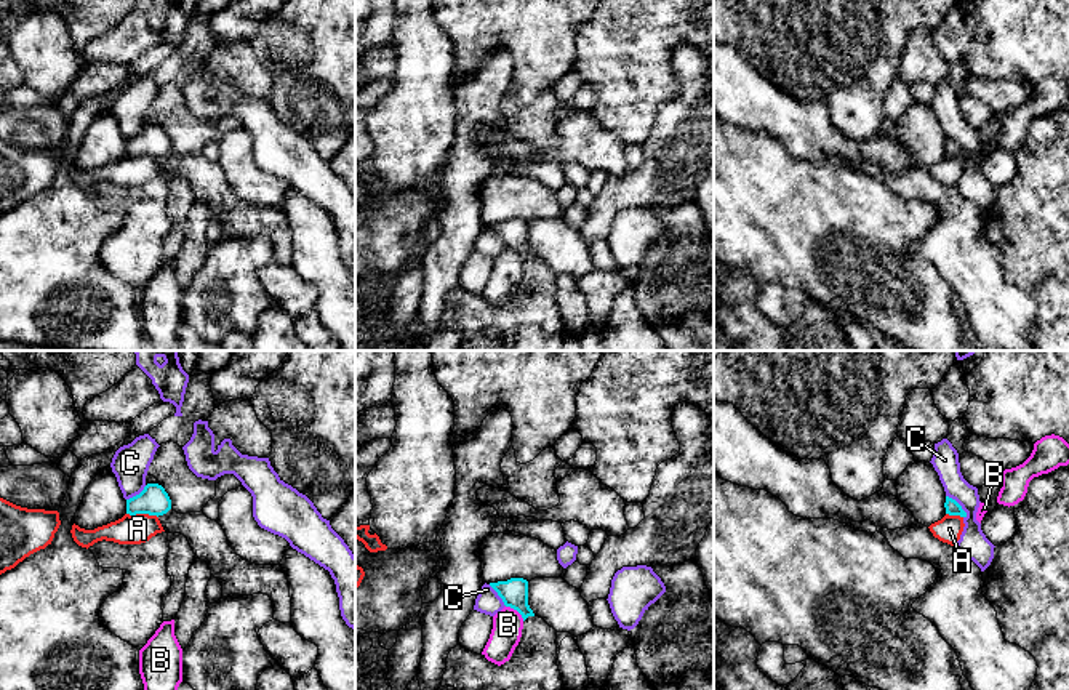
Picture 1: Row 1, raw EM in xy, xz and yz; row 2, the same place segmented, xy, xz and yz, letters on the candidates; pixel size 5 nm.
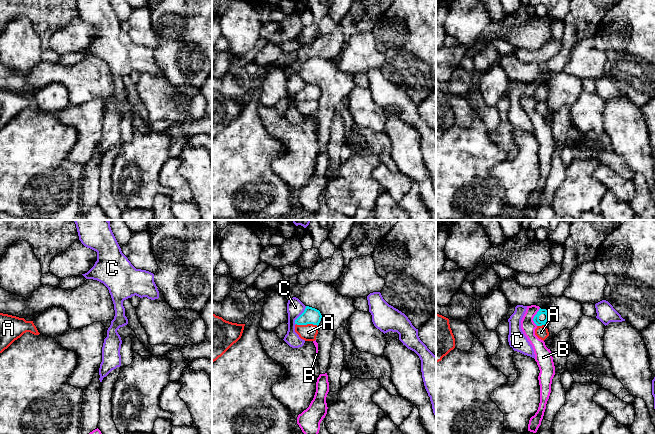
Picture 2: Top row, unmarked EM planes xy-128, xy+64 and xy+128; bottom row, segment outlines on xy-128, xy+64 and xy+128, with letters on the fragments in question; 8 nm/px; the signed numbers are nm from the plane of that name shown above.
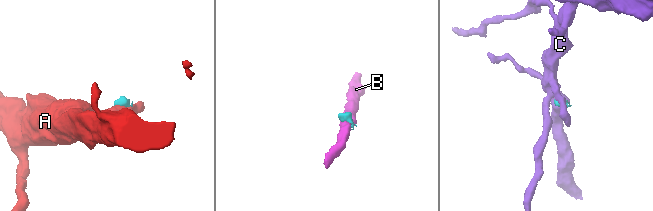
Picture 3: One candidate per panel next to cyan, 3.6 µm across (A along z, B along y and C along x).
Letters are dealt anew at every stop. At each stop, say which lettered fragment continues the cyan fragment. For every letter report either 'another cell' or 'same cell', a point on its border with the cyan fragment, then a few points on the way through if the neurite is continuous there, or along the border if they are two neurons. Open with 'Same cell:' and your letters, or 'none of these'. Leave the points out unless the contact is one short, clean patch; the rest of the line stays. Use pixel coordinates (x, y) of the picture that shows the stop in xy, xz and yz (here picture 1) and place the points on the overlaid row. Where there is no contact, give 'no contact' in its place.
Same cell: none of these
A: another cell; contact xy (143, 513); border xy (127, 513), (154, 514), (157, 517)
B: another cell; contact xz (516, 609); border xz (506, 605), (512, 607), (524, 620)
C: another cell; contact yz (959, 505); border yz (946, 495), (960, 506), (965, 517)

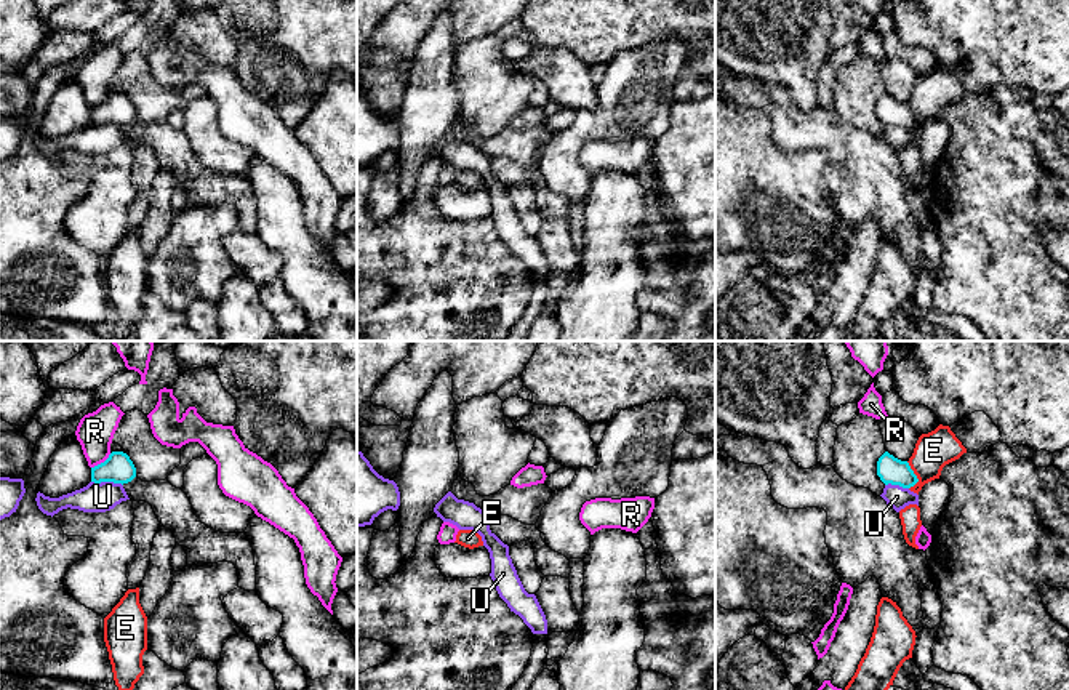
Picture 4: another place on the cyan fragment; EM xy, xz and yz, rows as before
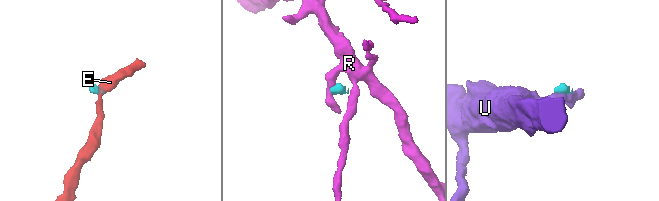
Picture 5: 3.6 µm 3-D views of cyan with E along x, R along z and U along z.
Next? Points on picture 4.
Same cell: none of these
E: another cell; contact yz (916, 476); border yz (906, 461), (917, 479), (909, 489)
R: another cell; contact xy (101, 463); border xy (111, 453), (92, 468)
U: another cell; contact xy (108, 481); border xy (92, 481), (119, 482), (122, 485)

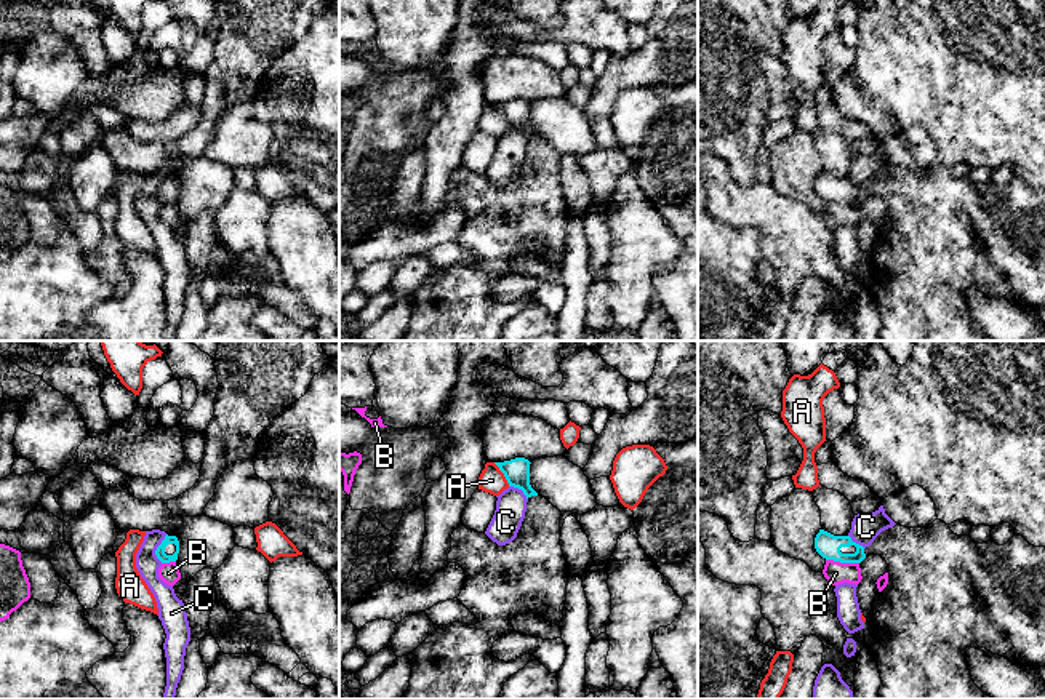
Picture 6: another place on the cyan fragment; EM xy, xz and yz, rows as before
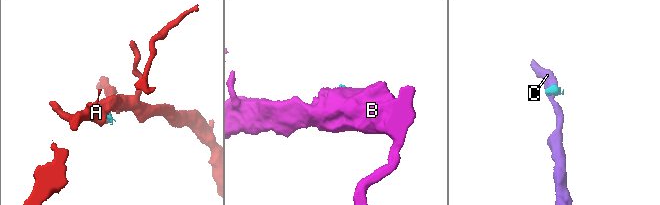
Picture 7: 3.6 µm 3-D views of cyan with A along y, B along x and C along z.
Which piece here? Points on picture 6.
Same cell: none of these
A: another cell; contact xz (503, 472); border xz (493, 463), (509, 485)
B: another cell; contact yz (842, 562); border yz (826, 559), (858, 563)
C: another cell; contact xy (157, 549); border xy (167, 535), (156, 551), (156, 557), (160, 562)

